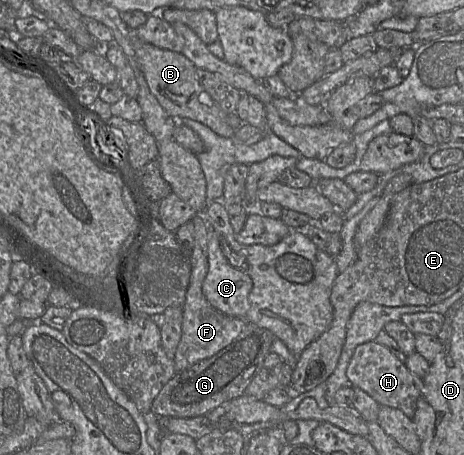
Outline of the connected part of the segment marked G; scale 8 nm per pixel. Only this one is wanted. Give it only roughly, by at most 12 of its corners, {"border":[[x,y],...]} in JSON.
{"border":[[247,322],[176,373],[159,418],[195,418],[244,395],[275,339]]}

